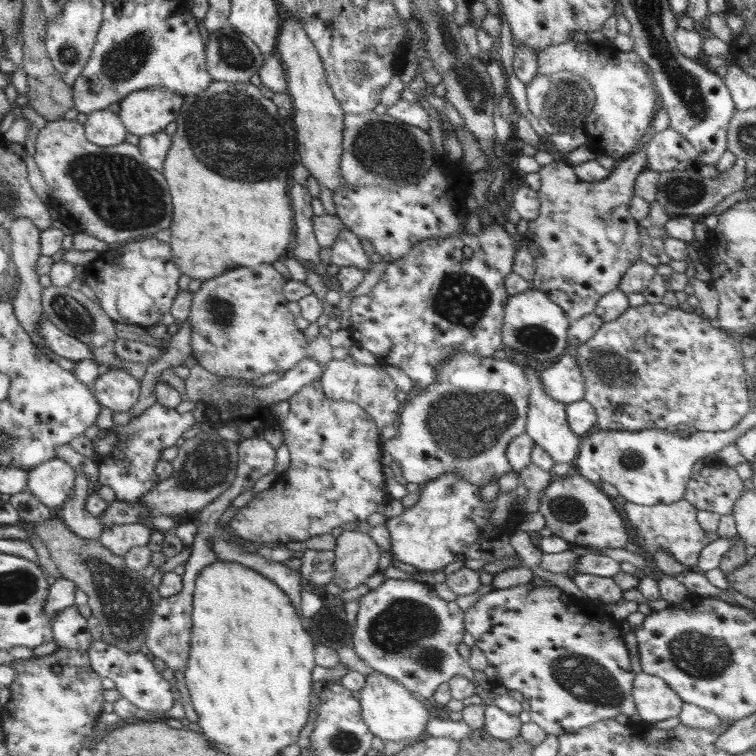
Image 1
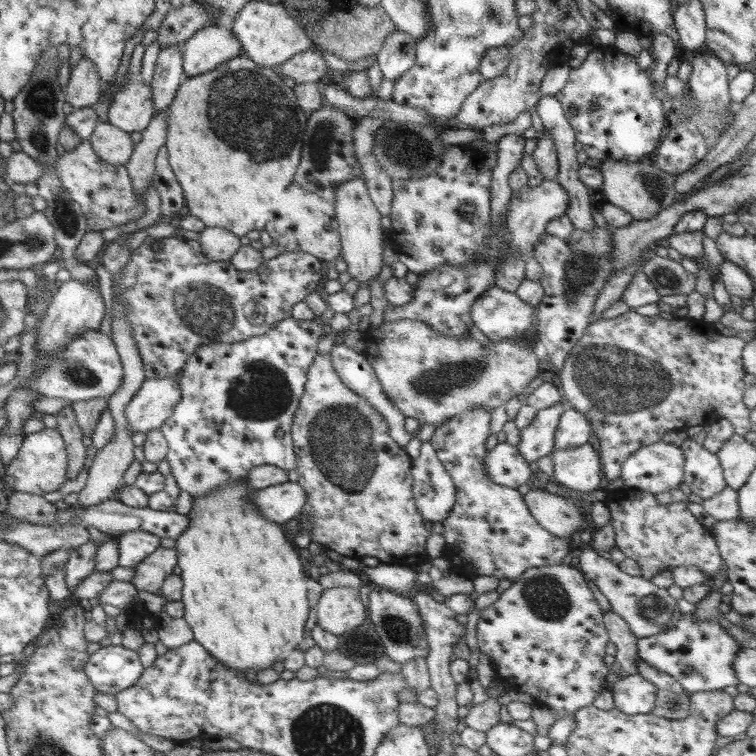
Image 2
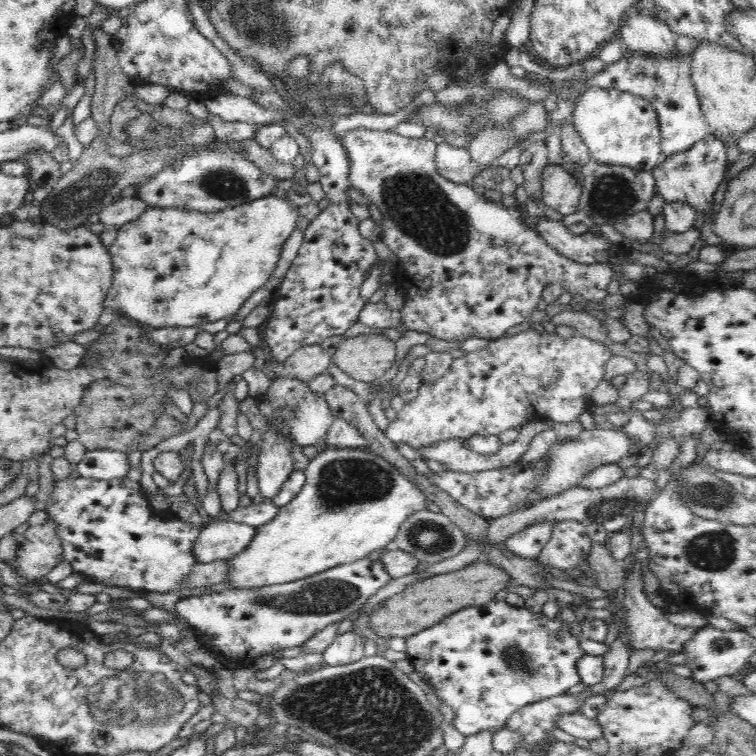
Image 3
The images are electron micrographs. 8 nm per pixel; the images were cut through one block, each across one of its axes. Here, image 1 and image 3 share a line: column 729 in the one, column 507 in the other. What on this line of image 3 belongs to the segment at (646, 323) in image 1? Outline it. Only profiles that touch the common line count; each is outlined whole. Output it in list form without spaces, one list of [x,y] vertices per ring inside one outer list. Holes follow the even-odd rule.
[[[533,329],[520,332],[520,334],[516,334],[516,336],[505,335],[502,336],[502,338],[489,341],[490,343],[483,350],[478,350],[477,352],[467,352],[466,356],[462,356],[460,358],[456,357],[454,362],[452,362],[450,370],[448,370],[448,374],[446,374],[444,378],[440,378],[440,380],[436,380],[436,382],[432,382],[432,384],[421,384],[418,396],[414,398],[414,400],[407,402],[397,412],[397,417],[390,422],[384,432],[385,436],[396,445],[399,443],[405,443],[408,447],[414,448],[416,451],[420,452],[424,446],[431,446],[441,441],[453,439],[470,440],[472,437],[482,435],[501,436],[501,434],[504,434],[506,430],[510,430],[510,428],[519,429],[525,424],[525,422],[529,423],[534,420],[551,420],[554,423],[558,422],[562,424],[578,421],[580,414],[584,414],[586,411],[591,411],[593,404],[589,397],[600,382],[604,381],[603,377],[605,375],[605,366],[608,360],[610,360],[610,357],[614,355],[614,353],[612,353],[606,345],[600,342],[595,342],[593,339],[582,337],[581,335],[575,335],[572,336],[572,338],[564,339],[560,338],[560,336],[556,333],[548,334],[546,331],[541,336],[539,332],[536,332]]]

